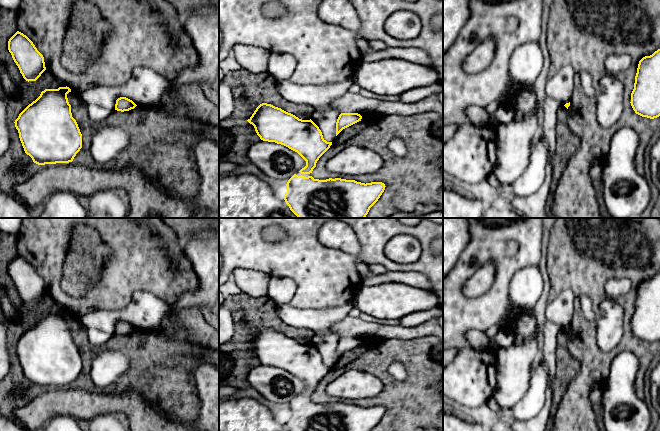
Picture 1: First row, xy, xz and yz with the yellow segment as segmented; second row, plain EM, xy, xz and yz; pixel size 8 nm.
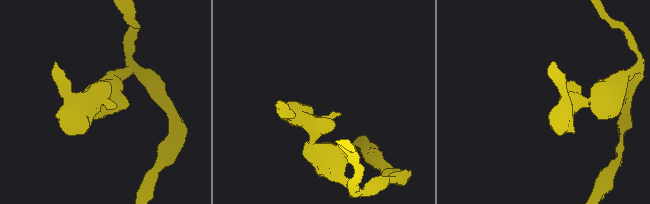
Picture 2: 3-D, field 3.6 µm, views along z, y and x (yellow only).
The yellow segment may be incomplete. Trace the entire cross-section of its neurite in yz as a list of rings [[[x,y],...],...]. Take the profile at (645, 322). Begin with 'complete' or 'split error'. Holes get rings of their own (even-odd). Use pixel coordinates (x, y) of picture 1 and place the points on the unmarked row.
complete; [[[660,273],[639,285],[630,327],[642,341],[660,340]]]

